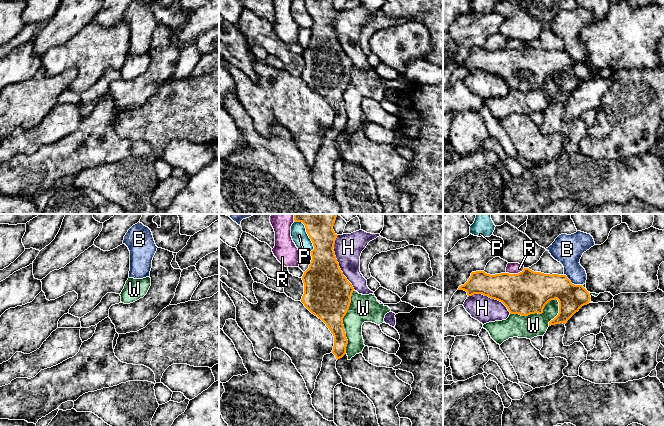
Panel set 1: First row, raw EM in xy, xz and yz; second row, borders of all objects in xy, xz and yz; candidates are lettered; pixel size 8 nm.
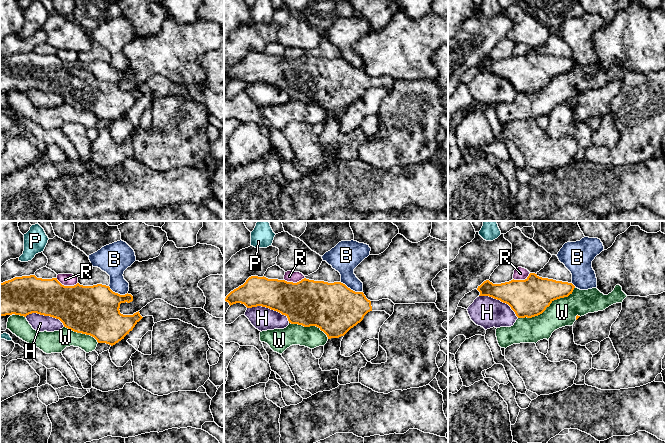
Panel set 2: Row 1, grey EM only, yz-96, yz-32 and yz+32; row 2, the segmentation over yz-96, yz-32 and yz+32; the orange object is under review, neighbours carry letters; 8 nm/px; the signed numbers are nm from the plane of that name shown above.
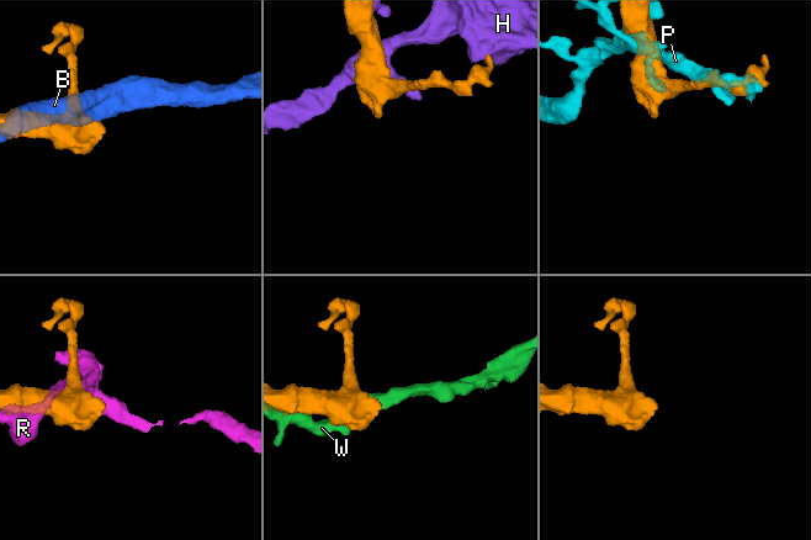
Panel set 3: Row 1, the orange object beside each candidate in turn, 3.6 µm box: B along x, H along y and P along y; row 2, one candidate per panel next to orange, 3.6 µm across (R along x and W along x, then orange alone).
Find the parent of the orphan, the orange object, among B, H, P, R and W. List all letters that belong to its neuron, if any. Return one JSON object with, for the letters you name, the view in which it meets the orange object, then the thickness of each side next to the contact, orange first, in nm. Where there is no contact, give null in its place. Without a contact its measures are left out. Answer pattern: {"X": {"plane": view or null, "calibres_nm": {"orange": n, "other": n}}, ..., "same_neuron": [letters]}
{"same_neuron": []}

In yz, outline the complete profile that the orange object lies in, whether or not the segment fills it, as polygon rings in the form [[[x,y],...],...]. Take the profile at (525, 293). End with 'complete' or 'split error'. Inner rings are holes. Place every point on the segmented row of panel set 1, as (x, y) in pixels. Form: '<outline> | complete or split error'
[[[524,268],[518,274],[501,273],[490,275],[484,271],[472,272],[468,281],[459,286],[458,290],[467,292],[468,297],[474,294],[482,294],[491,299],[502,302],[510,312],[510,314],[519,314],[521,316],[528,316],[530,314],[542,314],[545,305],[557,299],[559,302],[558,315],[549,322],[549,326],[555,324],[566,324],[567,321],[579,311],[579,309],[589,304],[589,302],[610,302],[613,295],[609,292],[600,293],[597,297],[590,295],[589,292],[582,285],[574,285],[567,278],[566,275],[558,274],[544,274],[541,272],[534,272],[529,268]]] | split error

